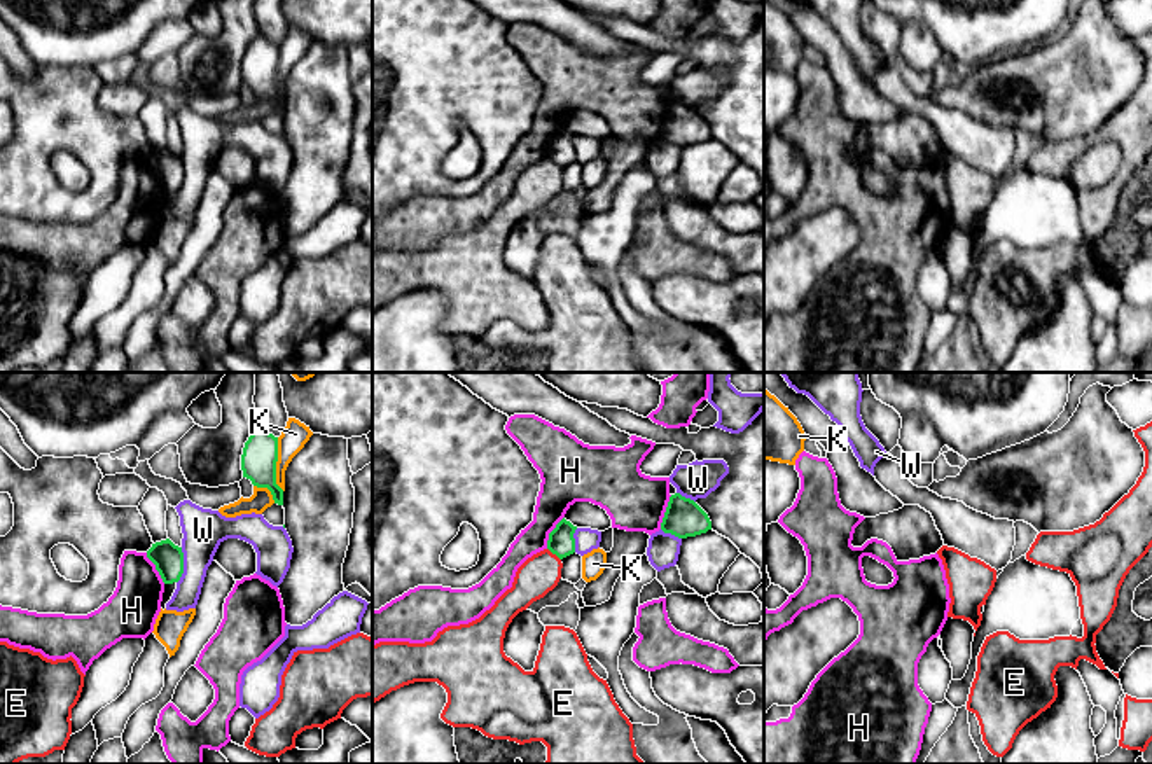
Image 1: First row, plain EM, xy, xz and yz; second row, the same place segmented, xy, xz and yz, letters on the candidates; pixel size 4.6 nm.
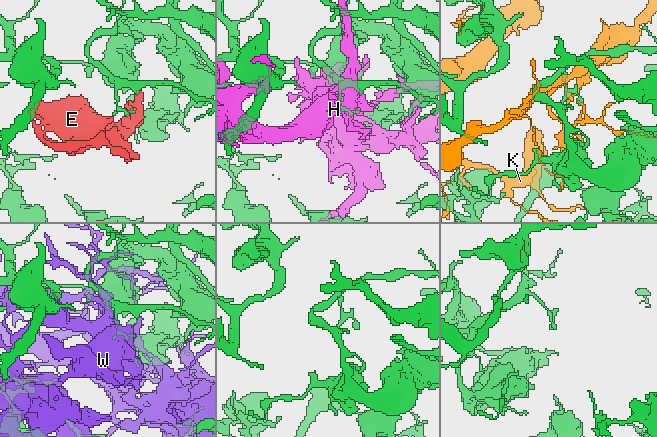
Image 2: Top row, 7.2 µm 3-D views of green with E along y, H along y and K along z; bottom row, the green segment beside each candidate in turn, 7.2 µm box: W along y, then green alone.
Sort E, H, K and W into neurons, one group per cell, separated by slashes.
E / H / K / W

